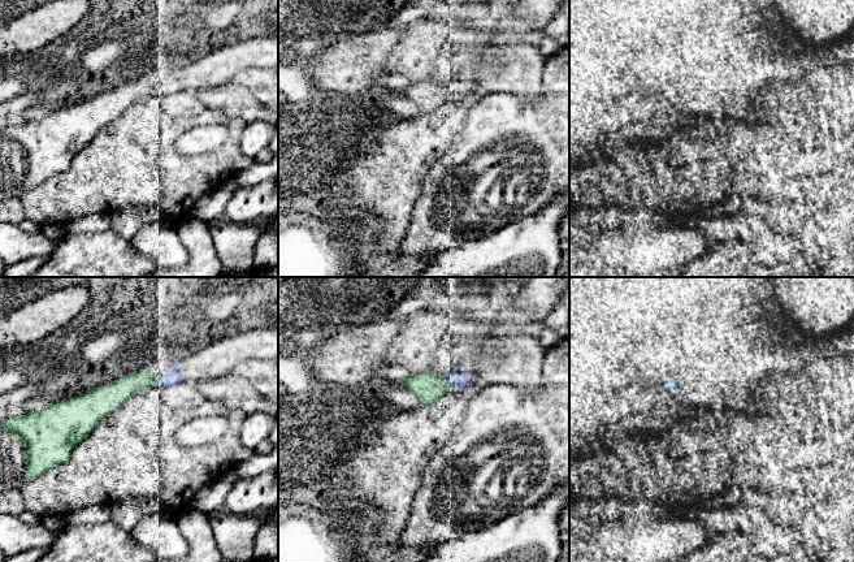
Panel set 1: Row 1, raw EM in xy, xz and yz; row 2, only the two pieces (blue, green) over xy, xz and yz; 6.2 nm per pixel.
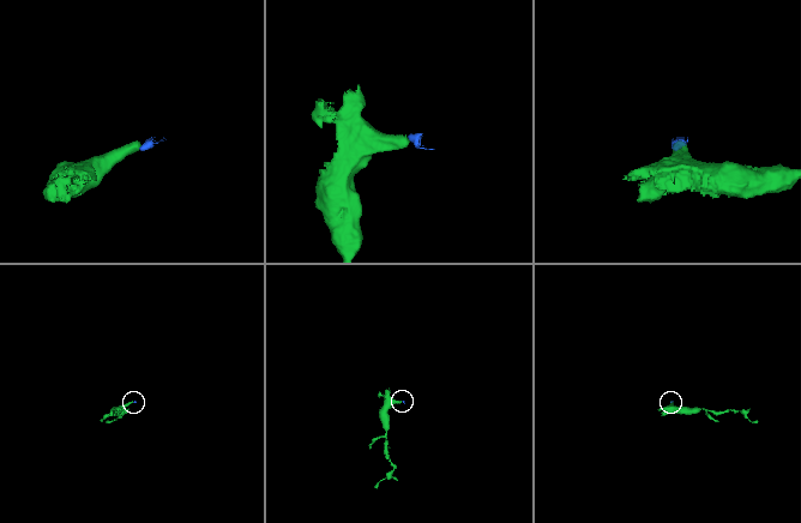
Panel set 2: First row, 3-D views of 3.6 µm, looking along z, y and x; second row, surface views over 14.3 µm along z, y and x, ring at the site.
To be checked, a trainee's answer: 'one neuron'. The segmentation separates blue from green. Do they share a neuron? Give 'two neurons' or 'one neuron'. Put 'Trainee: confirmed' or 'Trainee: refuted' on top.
Trainee: confirmed
one neuron

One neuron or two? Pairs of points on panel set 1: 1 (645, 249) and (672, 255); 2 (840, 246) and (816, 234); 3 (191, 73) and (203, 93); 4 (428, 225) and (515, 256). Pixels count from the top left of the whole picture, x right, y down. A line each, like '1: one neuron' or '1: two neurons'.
1: one neuron
2: one neuron
3: two neurons
4: two neurons

